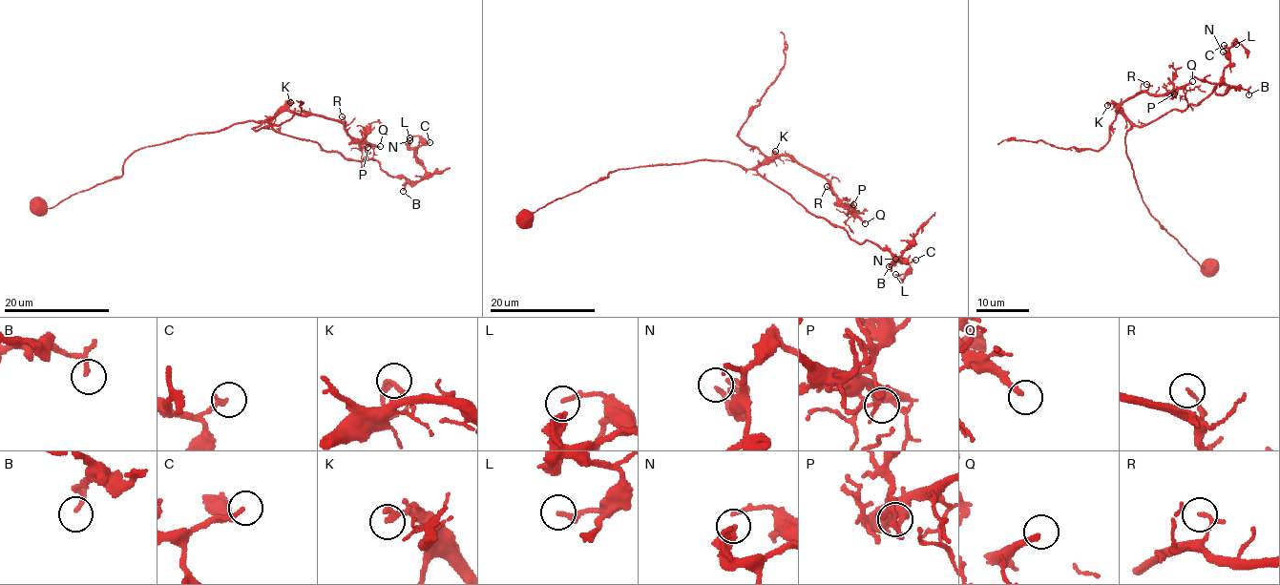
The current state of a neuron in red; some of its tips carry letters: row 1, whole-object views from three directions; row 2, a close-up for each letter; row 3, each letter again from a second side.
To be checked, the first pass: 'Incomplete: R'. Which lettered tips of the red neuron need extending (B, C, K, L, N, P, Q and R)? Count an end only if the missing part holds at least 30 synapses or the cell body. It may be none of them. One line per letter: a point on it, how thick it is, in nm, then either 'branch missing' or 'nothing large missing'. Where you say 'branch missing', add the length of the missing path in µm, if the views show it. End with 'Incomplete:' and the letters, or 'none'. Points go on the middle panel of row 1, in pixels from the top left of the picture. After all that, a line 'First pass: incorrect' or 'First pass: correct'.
B: place (889, 266); calibre 120 nm; nothing large missing
C: place (915, 260); calibre 190 nm; nothing large missing
K: place (775, 151); calibre 240 nm; nothing large missing
L: place (895, 274); calibre 190 nm; nothing large missing
N: place (895, 259); calibre 200 nm; nothing large missing
P: place (853, 204); calibre 240 nm; nothing large missing
Q: place (865, 223); calibre 240 nm; branch missing; missing 15 µm
R: place (827, 186); calibre 140 nm; nothing large missing
Incomplete: Q
First pass: incorrect

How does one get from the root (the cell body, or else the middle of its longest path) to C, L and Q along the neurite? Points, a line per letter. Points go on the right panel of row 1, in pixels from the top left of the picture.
C: (1212, 267), (1149, 213), (1125, 134), (1213, 88), (1221, 94), (1237, 87), (1223, 80), (1224, 45)
L: (1212, 267), (1149, 213), (1125, 134), (1213, 88), (1221, 94), (1237, 87), (1223, 80), (1236, 44)
Q: (1212, 267), (1201, 265), (1149, 213), (1126, 155), (1131, 123), (1117, 110), (1133, 95), (1163, 94), (1192, 81)

